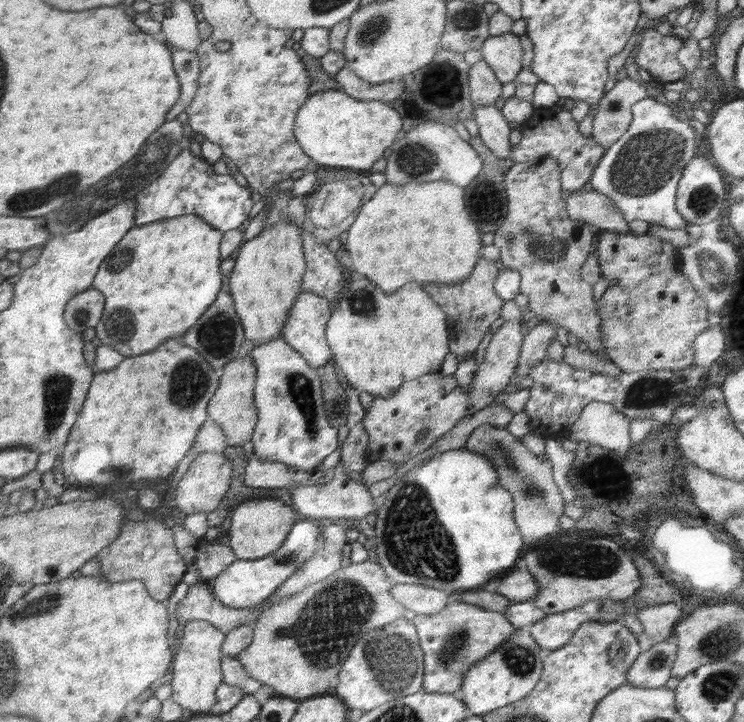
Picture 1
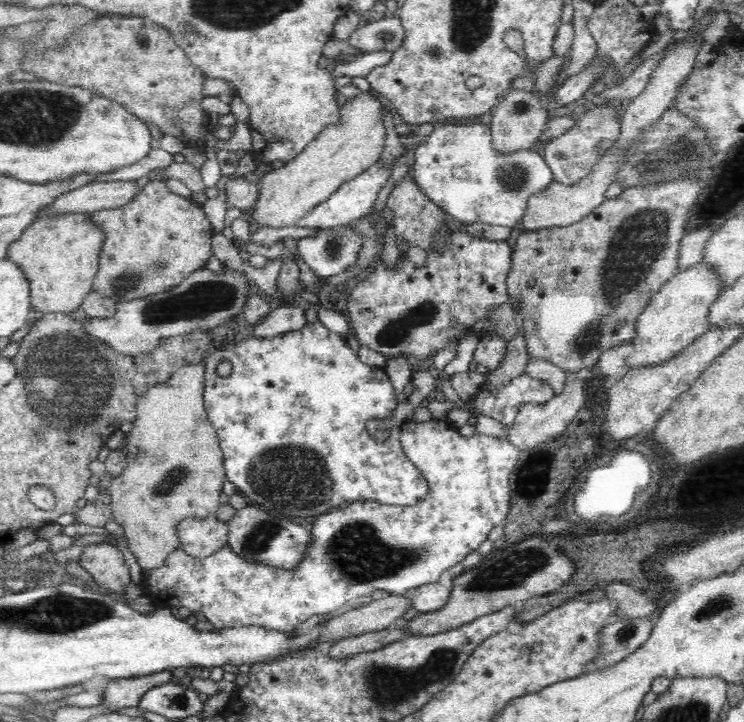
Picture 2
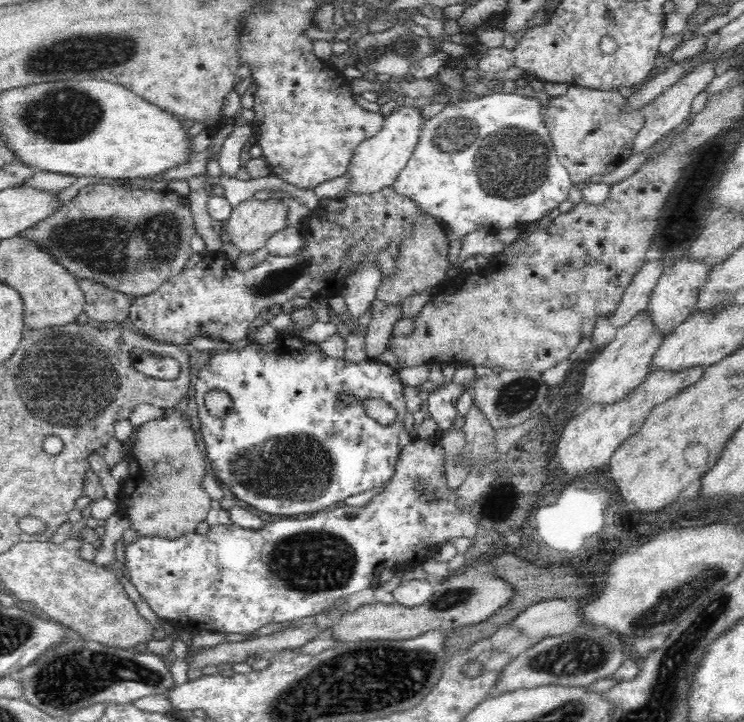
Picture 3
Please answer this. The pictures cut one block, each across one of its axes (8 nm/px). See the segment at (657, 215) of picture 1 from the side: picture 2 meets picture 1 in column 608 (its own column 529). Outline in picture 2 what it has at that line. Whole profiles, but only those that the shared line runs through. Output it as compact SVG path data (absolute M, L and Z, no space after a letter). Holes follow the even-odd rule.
M480 121L470 124L439 124L431 127L431 133L414 151L410 175L420 186L421 192L452 218L455 225L485 222L512 229L523 220L528 198L548 188L555 181L554 175L546 165L546 159L540 155L541 152L532 147L500 155L492 147L490 128L491 125L487 126ZM456 168L462 168L468 176L464 178L464 174L454 174Z

